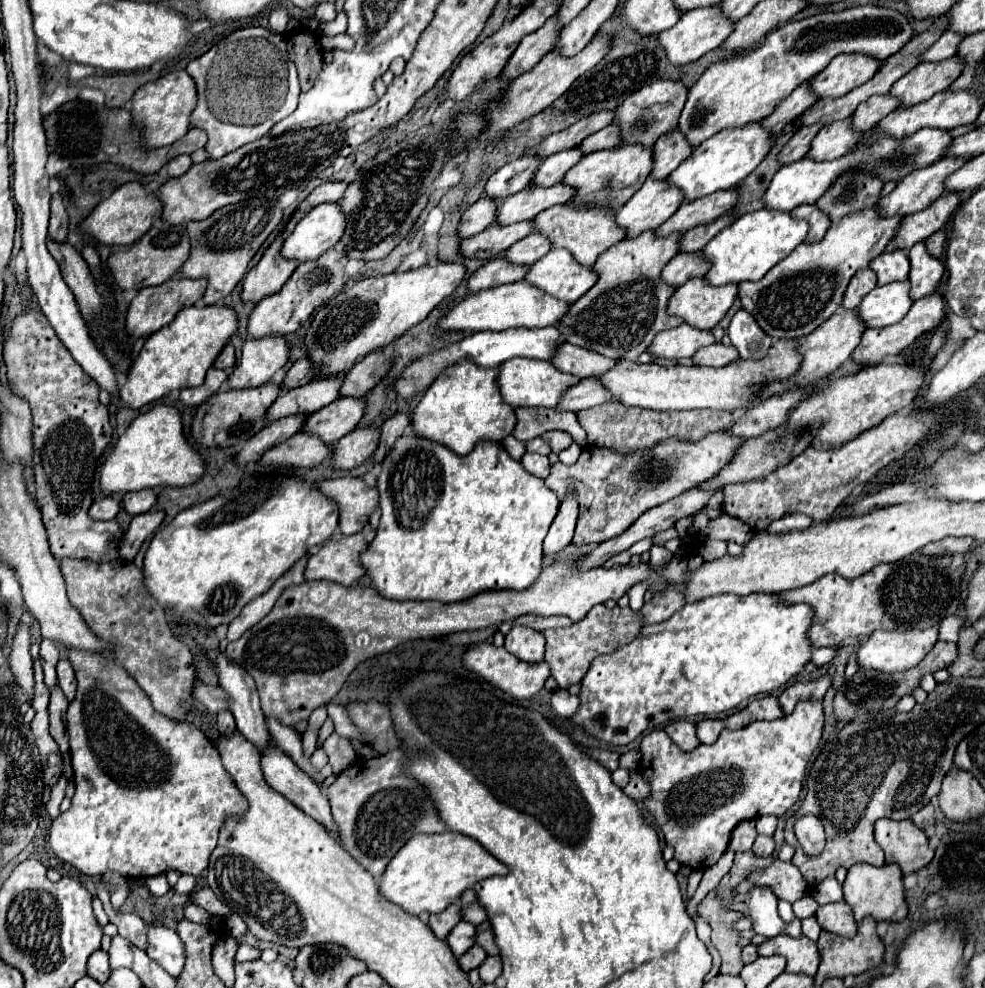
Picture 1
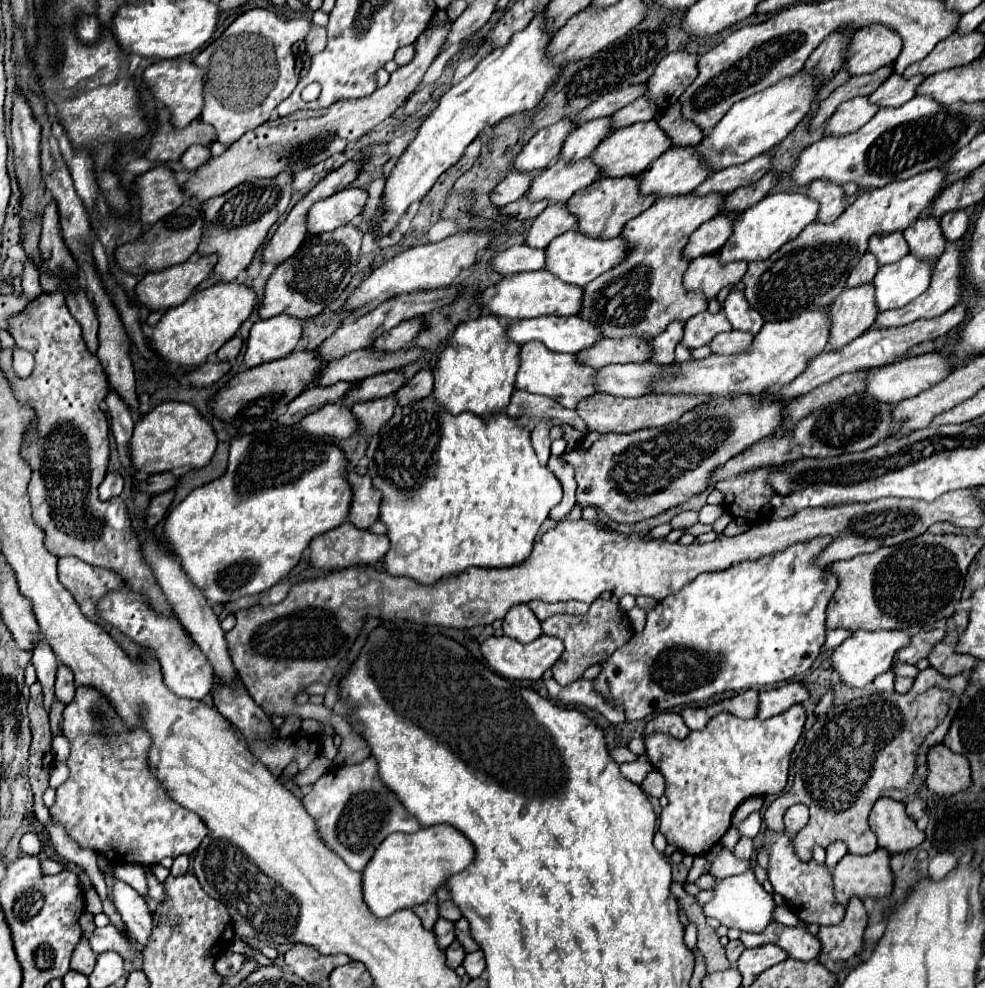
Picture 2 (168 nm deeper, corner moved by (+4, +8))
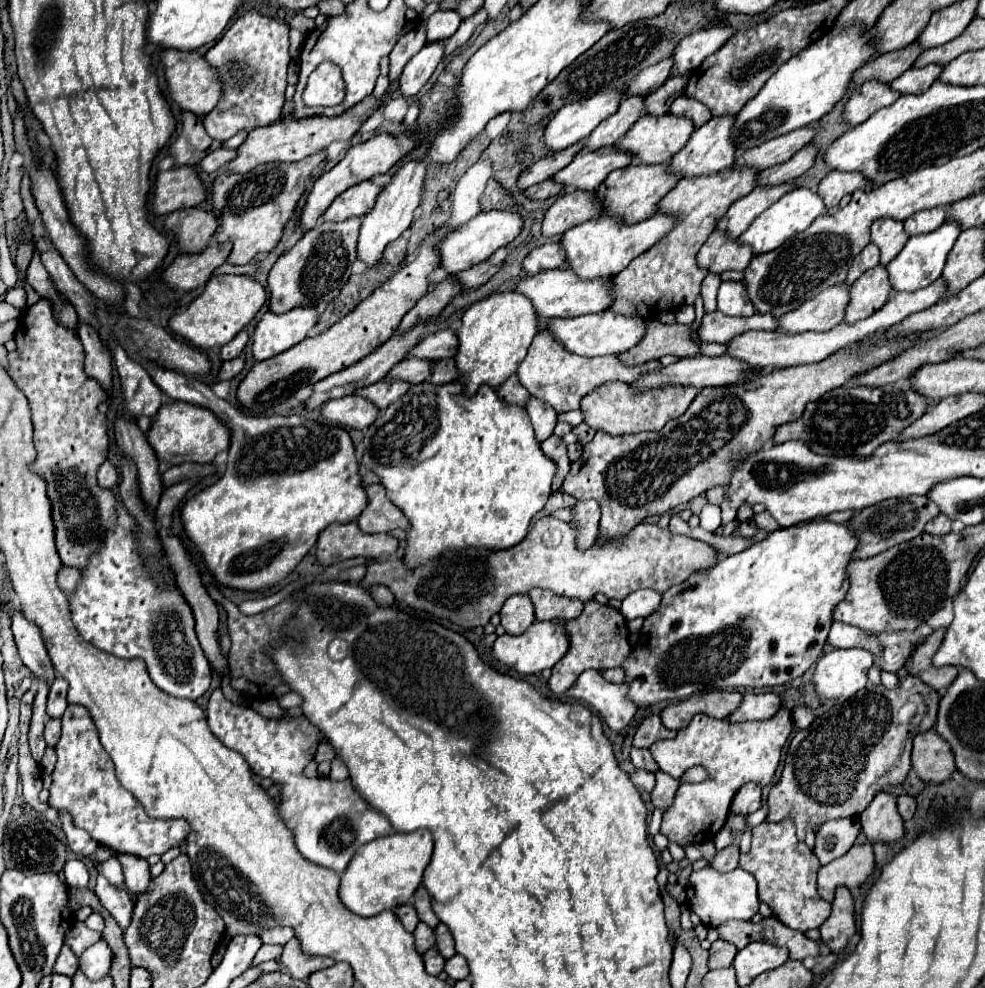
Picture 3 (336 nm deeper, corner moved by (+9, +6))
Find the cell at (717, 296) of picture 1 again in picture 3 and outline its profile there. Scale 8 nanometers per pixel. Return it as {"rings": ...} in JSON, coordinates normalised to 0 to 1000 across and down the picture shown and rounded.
{"rings":[[[725,233],[709,255],[709,267],[727,277],[735,273],[755,273],[763,261],[763,251],[741,241],[735,233]]]}

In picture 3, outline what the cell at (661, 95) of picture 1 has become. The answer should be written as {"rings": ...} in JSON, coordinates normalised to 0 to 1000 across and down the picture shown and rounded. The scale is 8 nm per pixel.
{"rings":[[[719,26],[696,36],[684,51],[682,75],[696,75],[709,69],[721,55],[731,51],[739,38],[745,36],[741,26]]]}

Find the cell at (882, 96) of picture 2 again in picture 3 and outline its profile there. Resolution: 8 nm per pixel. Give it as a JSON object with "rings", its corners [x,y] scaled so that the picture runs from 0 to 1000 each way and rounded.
{"rings":[[[942,65],[938,69],[924,69],[920,75],[904,83],[904,87],[914,95],[936,95],[940,93],[940,89],[944,89],[946,83],[952,81],[956,71],[958,67],[952,65]]]}

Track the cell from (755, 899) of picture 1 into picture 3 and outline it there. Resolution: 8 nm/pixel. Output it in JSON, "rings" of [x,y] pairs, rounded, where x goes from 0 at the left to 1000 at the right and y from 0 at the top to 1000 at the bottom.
{"rings":[[[717,877],[713,881],[707,881],[701,885],[696,895],[696,911],[703,923],[707,923],[719,939],[727,939],[729,935],[735,935],[737,931],[761,931],[765,925],[770,925],[770,903],[768,903],[768,891],[757,881],[747,879],[743,883],[731,885],[725,883],[725,879]]]}

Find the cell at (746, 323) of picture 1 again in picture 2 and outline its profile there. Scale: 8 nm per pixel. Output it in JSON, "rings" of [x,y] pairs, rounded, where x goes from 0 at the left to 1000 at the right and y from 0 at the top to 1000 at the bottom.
{"rings":[[[742,296],[736,304],[734,316],[746,334],[769,338],[775,330],[775,322],[760,310],[760,306],[754,302],[754,296]]]}

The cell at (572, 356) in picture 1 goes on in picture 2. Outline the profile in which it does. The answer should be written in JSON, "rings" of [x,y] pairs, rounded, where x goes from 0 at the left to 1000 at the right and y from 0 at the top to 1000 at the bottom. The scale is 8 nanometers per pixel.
{"rings":[[[647,342],[632,344],[608,344],[600,352],[594,352],[586,358],[586,364],[608,374],[616,368],[637,368],[653,366],[661,360],[661,346],[649,346]]]}

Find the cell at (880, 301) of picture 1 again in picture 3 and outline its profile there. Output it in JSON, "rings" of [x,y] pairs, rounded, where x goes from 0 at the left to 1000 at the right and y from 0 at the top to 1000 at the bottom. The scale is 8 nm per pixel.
{"rings":[[[971,223],[966,225],[958,225],[954,231],[940,235],[940,237],[932,237],[932,239],[924,239],[924,243],[920,245],[918,253],[899,269],[902,277],[904,277],[904,287],[908,296],[928,296],[932,291],[938,291],[940,287],[946,287],[954,277],[956,271],[960,267],[960,261],[971,245],[971,241],[975,239],[977,231]]]}

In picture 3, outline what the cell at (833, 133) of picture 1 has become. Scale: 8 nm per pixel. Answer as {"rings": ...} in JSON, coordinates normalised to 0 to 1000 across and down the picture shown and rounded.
{"rings":[[[881,81],[873,87],[873,91],[867,91],[863,101],[859,103],[857,119],[861,126],[869,128],[875,126],[879,119],[883,119],[893,109],[899,109],[908,105],[914,99],[914,93],[906,91],[902,83],[893,81]]]}

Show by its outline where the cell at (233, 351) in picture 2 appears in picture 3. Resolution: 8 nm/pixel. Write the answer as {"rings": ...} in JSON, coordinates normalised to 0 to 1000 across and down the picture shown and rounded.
{"rings":[[[250,334],[242,336],[238,344],[234,344],[231,348],[227,348],[227,350],[225,350],[225,356],[223,356],[225,364],[234,364],[234,362],[240,362],[240,360],[242,360],[242,358],[248,354],[250,346],[252,346],[252,336],[250,336]]]}

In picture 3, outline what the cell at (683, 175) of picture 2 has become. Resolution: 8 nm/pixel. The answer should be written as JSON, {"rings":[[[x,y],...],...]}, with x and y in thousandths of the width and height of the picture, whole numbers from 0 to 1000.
{"rings":[[[725,117],[721,119],[713,130],[709,130],[701,144],[682,160],[680,172],[696,178],[715,178],[715,176],[725,176],[735,170],[741,170],[745,166],[747,158],[747,148],[743,144],[743,130],[745,130],[747,117]]]}

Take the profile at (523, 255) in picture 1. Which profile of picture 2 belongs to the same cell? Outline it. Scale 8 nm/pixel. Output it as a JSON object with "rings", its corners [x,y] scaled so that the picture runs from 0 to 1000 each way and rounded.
{"rings":[[[557,206],[547,217],[547,221],[541,223],[533,239],[533,247],[539,251],[553,251],[561,241],[582,233],[584,229],[586,229],[584,219],[578,219],[572,206]]]}

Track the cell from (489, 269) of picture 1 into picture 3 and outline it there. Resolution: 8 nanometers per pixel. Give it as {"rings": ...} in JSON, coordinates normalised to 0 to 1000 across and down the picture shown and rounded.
{"rings":[[[552,247],[548,251],[542,251],[532,263],[532,273],[536,279],[571,269],[575,269],[575,255],[569,247]]]}

